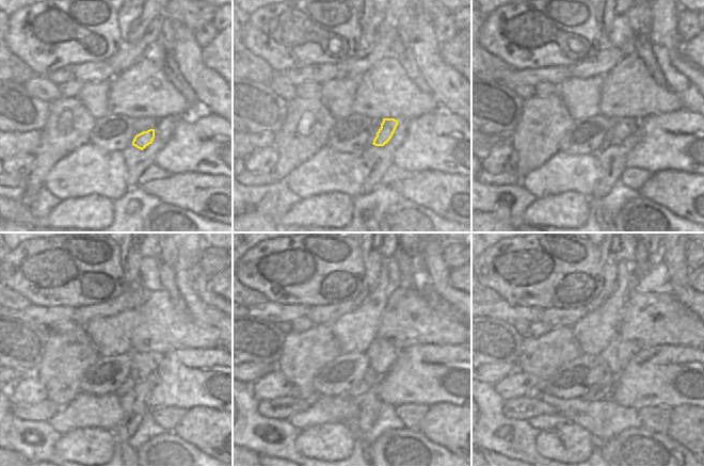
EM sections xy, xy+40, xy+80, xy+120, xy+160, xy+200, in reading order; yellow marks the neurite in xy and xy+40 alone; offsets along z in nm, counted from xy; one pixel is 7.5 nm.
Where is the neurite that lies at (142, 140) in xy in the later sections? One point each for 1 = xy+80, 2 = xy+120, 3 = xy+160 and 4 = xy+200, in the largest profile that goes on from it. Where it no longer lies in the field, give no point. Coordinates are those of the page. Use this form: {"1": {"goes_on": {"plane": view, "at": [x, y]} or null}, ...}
{"1": {"goes_on": {"plane": "xy+80", "at": [622, 127]}}, "2": {"goes_on": {"plane": "xy+120", "at": [144, 364]}}, "3": {"goes_on": {"plane": "xy+160", "at": [381, 354]}}, "4": {"goes_on": {"plane": "xy+200", "at": [619, 352]}}}

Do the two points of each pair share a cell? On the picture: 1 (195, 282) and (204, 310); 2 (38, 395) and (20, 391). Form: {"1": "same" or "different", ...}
{"1": "different", "2": "same"}

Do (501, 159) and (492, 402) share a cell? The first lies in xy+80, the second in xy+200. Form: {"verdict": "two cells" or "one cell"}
{"verdict": "two cells"}

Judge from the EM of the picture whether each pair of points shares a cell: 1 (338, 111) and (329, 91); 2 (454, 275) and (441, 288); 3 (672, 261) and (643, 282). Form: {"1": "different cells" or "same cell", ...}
{"1": "same cell", "2": "different cells", "3": "different cells"}

